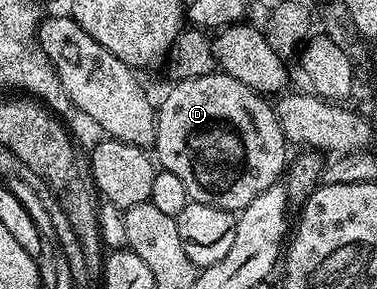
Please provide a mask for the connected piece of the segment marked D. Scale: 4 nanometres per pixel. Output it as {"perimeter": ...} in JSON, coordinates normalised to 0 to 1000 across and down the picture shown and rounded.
{"perimeter":[[[560,253],[531,266],[509,266],[507,273],[464,284],[459,298],[462,304],[432,336],[430,360],[422,353],[414,370],[403,522],[424,567],[427,588],[454,592],[467,599],[467,612],[477,612],[488,654],[499,654],[499,682],[507,696],[629,737],[647,727],[679,682],[690,682],[690,668],[700,668],[700,654],[711,654],[711,640],[735,633],[751,616],[764,578],[764,536],[759,550],[764,484],[756,460],[743,446],[743,419],[732,405],[724,367],[687,318],[674,315],[658,294],[647,294],[647,280],[626,280],[626,266],[597,253]]]}

